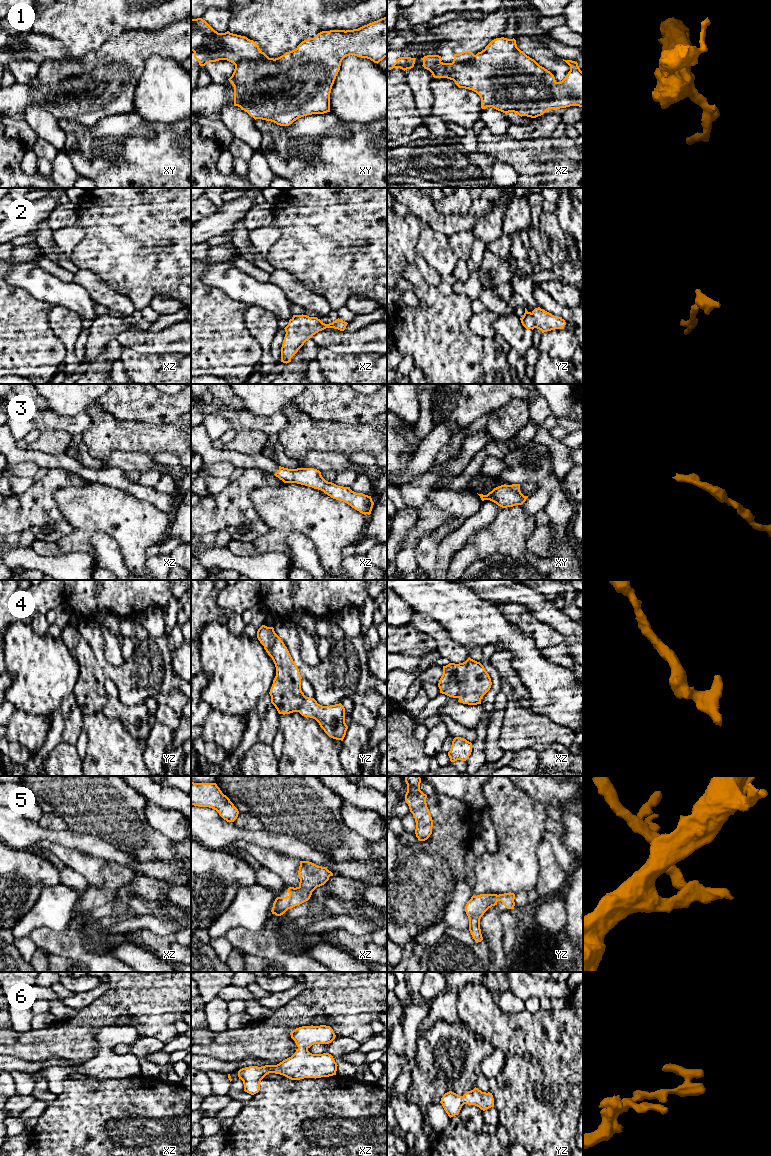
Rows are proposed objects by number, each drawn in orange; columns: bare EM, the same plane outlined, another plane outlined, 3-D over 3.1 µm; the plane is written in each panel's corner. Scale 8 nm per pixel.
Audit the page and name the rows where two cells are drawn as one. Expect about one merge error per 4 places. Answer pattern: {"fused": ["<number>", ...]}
{"fused": ["1"]}

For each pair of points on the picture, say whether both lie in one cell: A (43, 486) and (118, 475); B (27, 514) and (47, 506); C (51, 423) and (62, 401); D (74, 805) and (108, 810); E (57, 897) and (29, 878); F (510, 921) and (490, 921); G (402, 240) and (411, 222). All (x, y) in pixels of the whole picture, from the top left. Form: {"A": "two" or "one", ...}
{"A": "two", "B": "one", "C": "two", "D": "one", "E": "two", "F": "two", "G": "one"}

